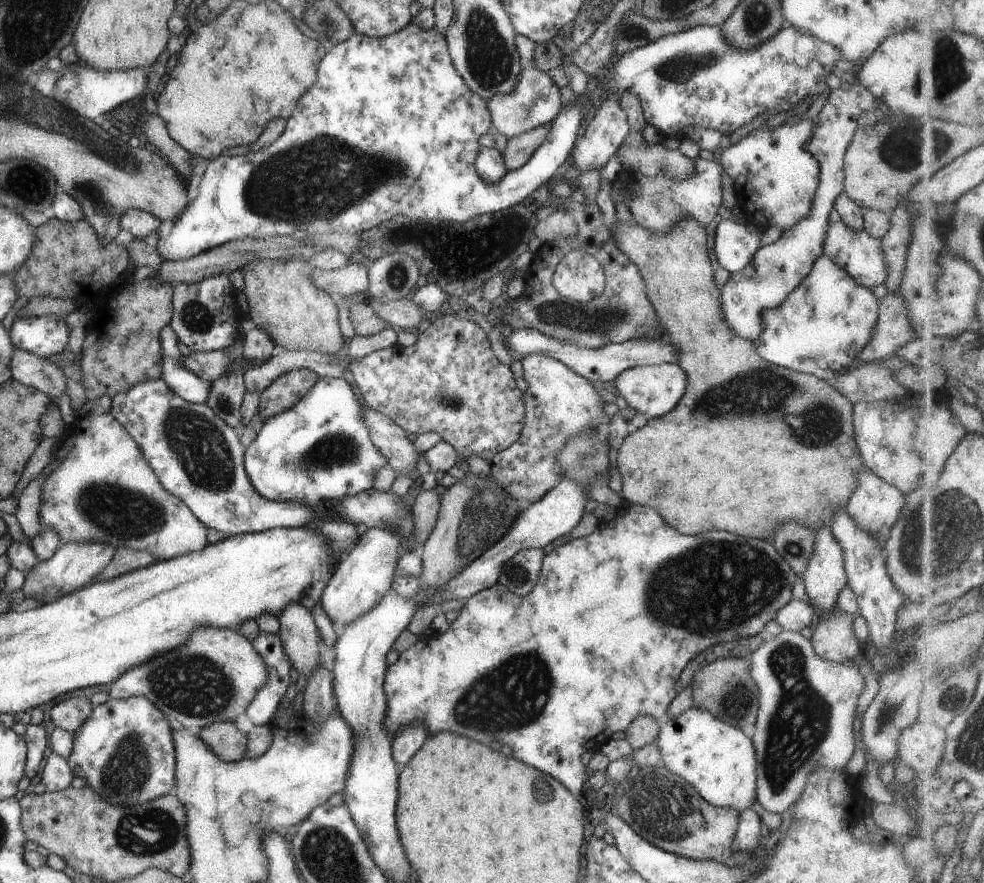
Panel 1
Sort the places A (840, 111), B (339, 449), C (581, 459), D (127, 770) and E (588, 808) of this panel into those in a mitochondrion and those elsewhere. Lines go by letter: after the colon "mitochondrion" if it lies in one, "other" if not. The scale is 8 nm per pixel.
A: other
B: mitochondrion
C: mitochondrion
D: mitochondrion
E: other

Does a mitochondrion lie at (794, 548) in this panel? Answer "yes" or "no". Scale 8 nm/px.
yes

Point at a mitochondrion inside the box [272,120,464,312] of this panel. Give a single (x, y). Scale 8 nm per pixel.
(397, 279)

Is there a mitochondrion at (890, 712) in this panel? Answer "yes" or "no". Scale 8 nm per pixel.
yes

